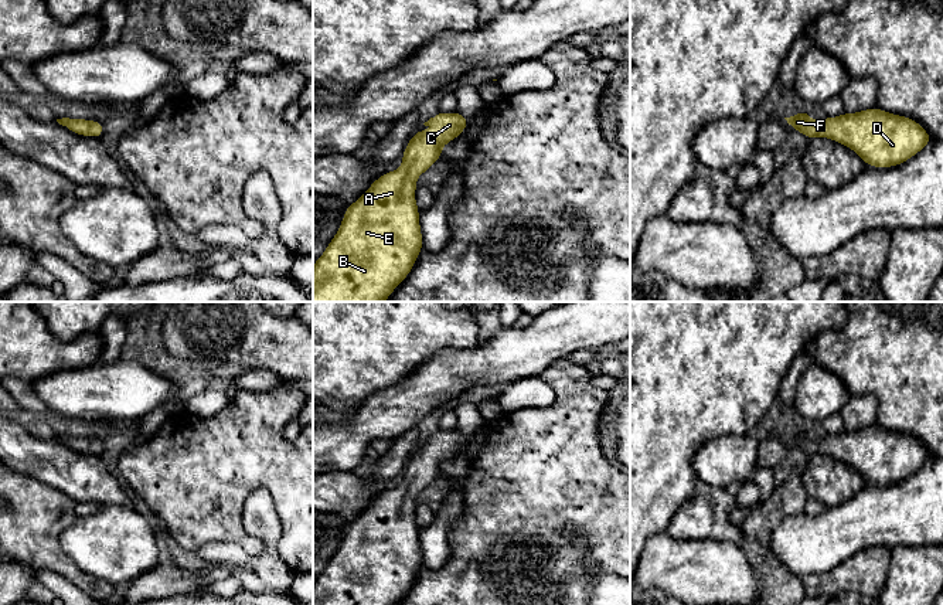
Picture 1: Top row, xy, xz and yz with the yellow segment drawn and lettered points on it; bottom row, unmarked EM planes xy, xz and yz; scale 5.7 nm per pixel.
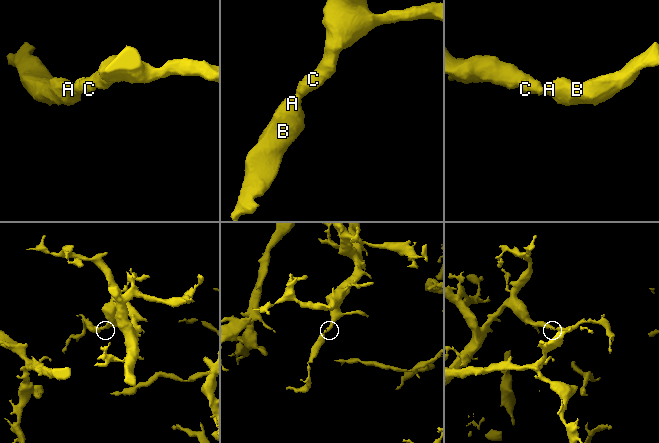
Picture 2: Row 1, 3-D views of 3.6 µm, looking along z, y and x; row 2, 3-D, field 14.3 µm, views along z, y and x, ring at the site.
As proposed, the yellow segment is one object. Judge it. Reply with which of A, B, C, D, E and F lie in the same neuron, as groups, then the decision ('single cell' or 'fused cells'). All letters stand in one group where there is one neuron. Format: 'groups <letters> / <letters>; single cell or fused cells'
groups A B C D E F; single cell

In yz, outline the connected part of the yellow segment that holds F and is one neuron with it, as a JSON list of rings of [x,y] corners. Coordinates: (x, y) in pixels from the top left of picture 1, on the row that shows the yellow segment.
[[[879,108],[857,113],[844,112],[824,120],[810,119],[807,109],[803,109],[784,119],[808,140],[816,136],[833,139],[854,150],[867,166],[881,169],[905,163],[933,140],[915,119]]]

